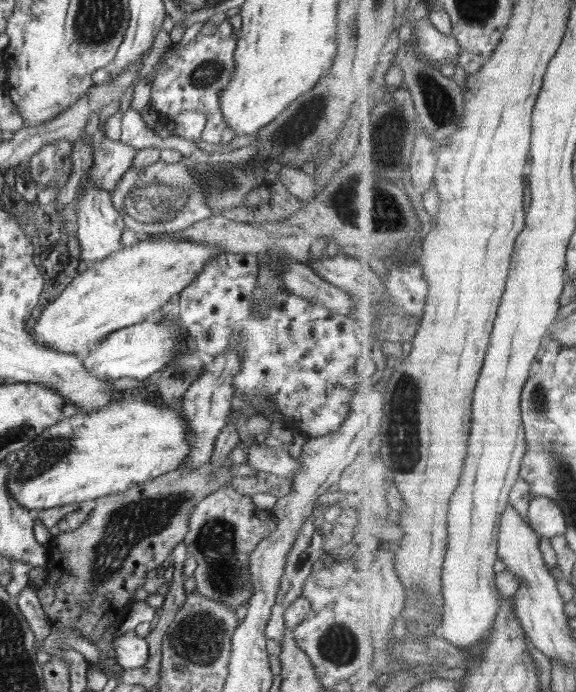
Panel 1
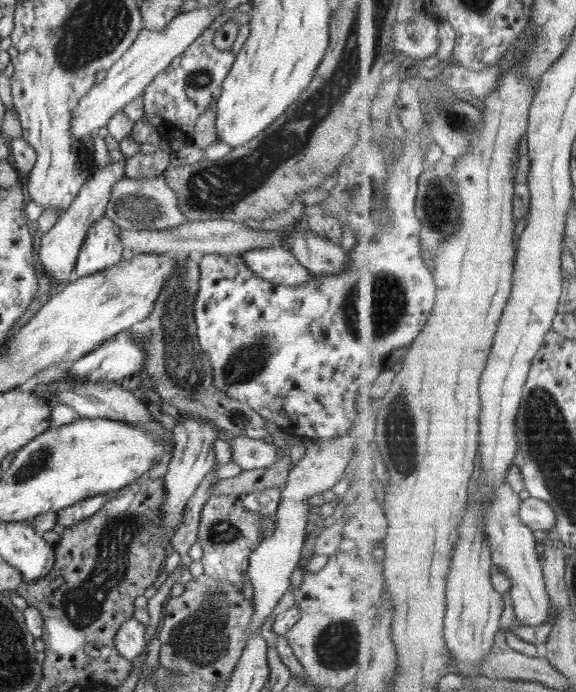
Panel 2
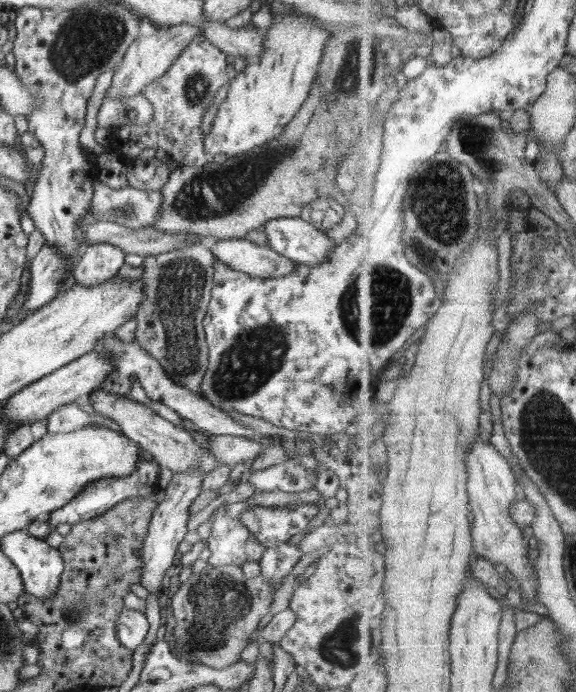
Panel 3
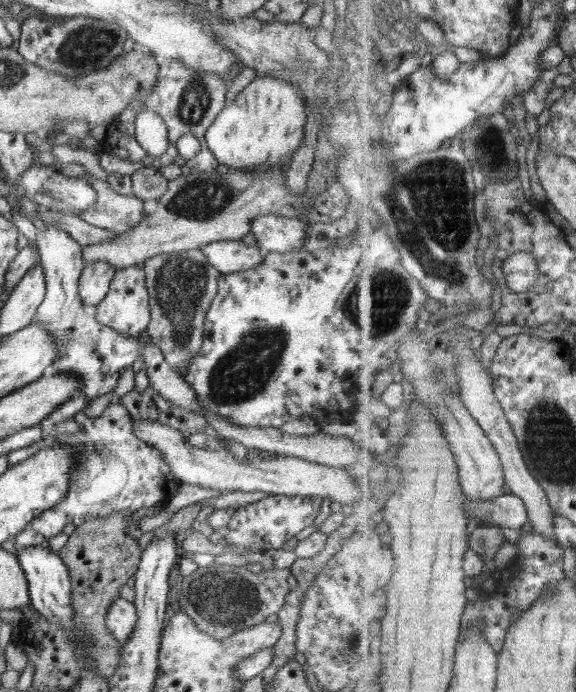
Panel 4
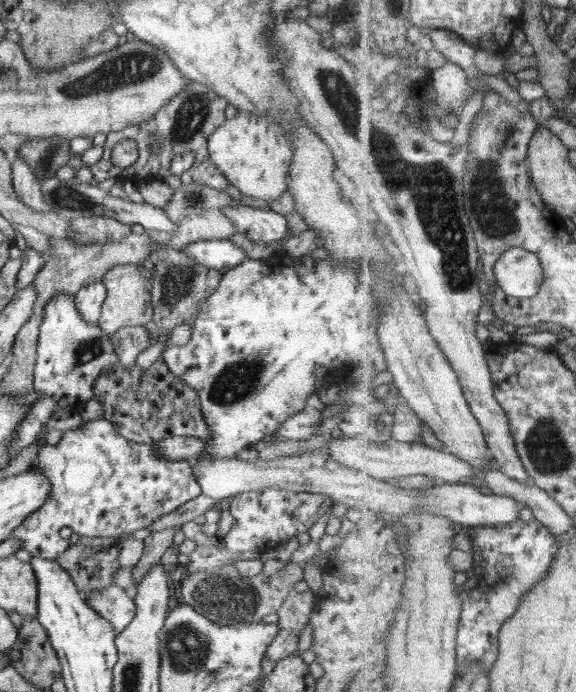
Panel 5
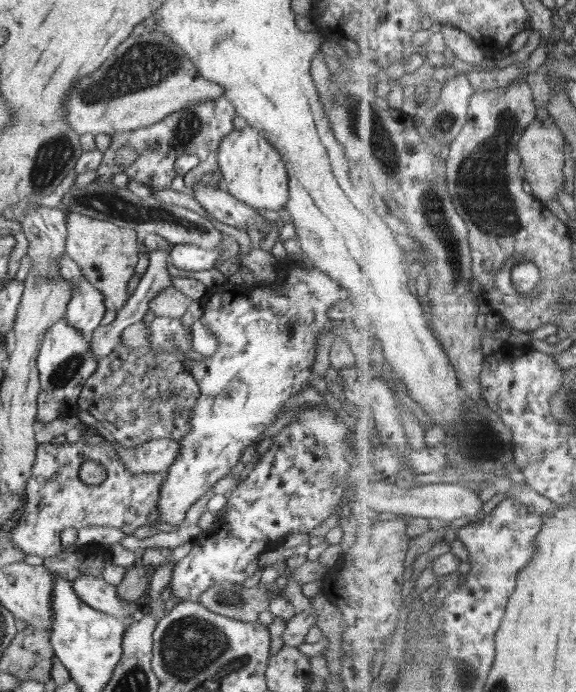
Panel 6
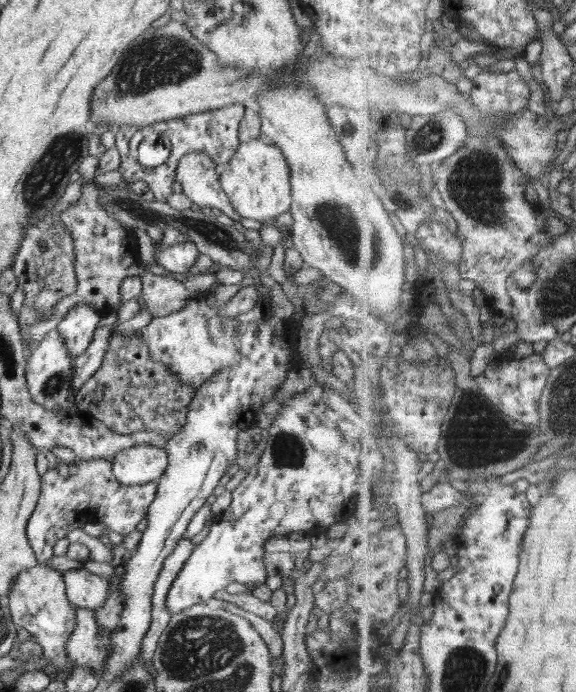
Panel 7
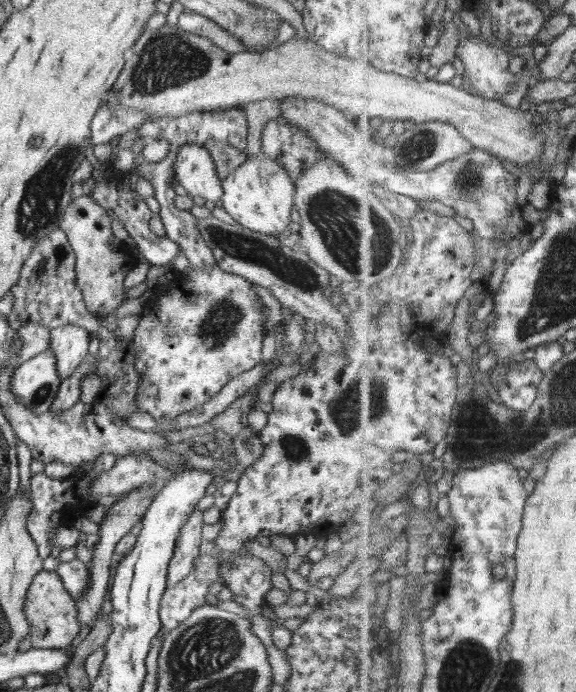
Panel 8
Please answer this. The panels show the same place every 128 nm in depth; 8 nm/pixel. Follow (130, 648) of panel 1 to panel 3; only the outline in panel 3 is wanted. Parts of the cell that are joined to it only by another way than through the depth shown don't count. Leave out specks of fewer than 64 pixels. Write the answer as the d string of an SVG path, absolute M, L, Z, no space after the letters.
M124 607L118 615L117 637L128 650L134 651L144 642L148 628L146 615L140 611Z

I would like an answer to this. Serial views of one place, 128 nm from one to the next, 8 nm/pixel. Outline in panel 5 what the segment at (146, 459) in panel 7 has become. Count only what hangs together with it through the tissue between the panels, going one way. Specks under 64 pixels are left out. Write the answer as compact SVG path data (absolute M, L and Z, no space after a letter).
M173 436L154 443L157 446L158 454L164 460L191 460L198 458L207 447L204 439L195 436Z

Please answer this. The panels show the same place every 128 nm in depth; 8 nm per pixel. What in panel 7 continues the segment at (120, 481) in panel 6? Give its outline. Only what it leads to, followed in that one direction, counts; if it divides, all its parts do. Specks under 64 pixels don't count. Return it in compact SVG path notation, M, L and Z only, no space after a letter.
M102 458L80 459L76 464L59 461L56 468L40 476L41 489L37 505L30 515L26 536L39 562L53 555L54 544L60 538L86 523L104 523L107 528L121 534L130 534L148 514L148 507L156 498L157 483L123 485L113 475L113 462Z

